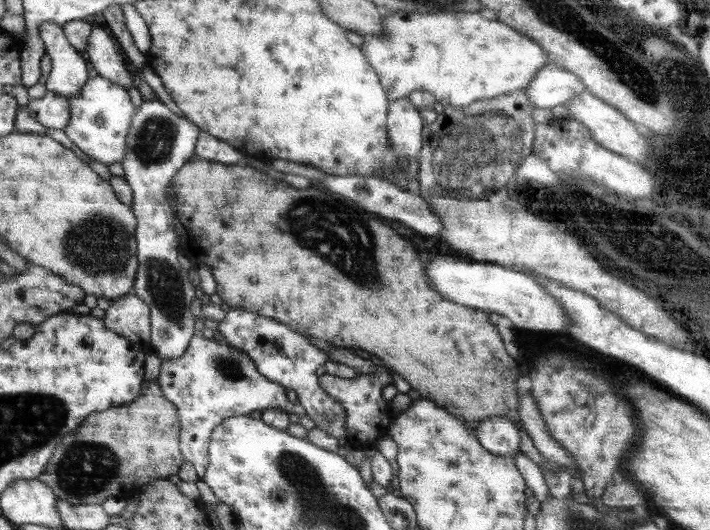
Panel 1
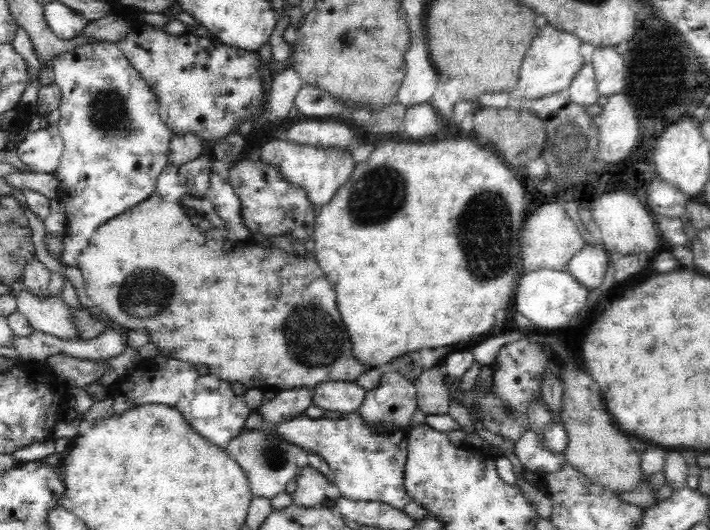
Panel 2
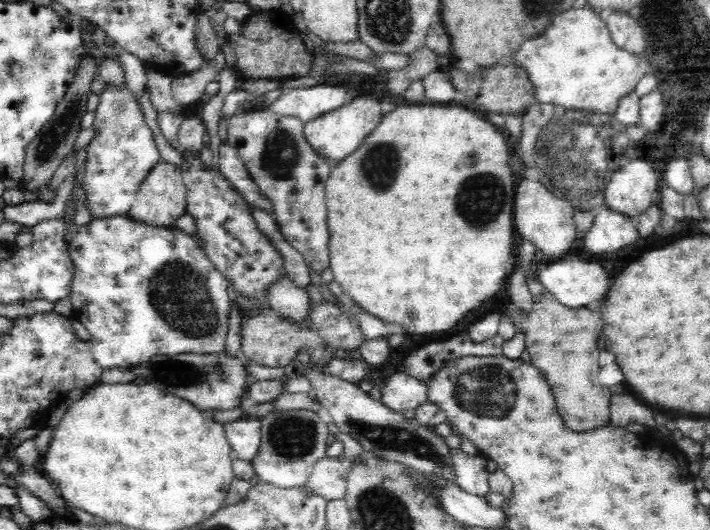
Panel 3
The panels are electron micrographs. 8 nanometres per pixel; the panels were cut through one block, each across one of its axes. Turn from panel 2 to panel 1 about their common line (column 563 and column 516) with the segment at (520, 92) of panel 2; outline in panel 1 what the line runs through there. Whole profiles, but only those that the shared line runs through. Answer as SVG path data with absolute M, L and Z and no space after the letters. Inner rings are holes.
M399 10L381 15L379 21L382 25L382 36L363 38L364 43L359 45L359 49L377 72L389 101L407 97L413 90L426 90L443 107L451 105L454 108L463 108L475 101L521 92L546 60L539 43L535 43L527 35L519 34L506 26L506 23L484 20L479 12L421 14Z

